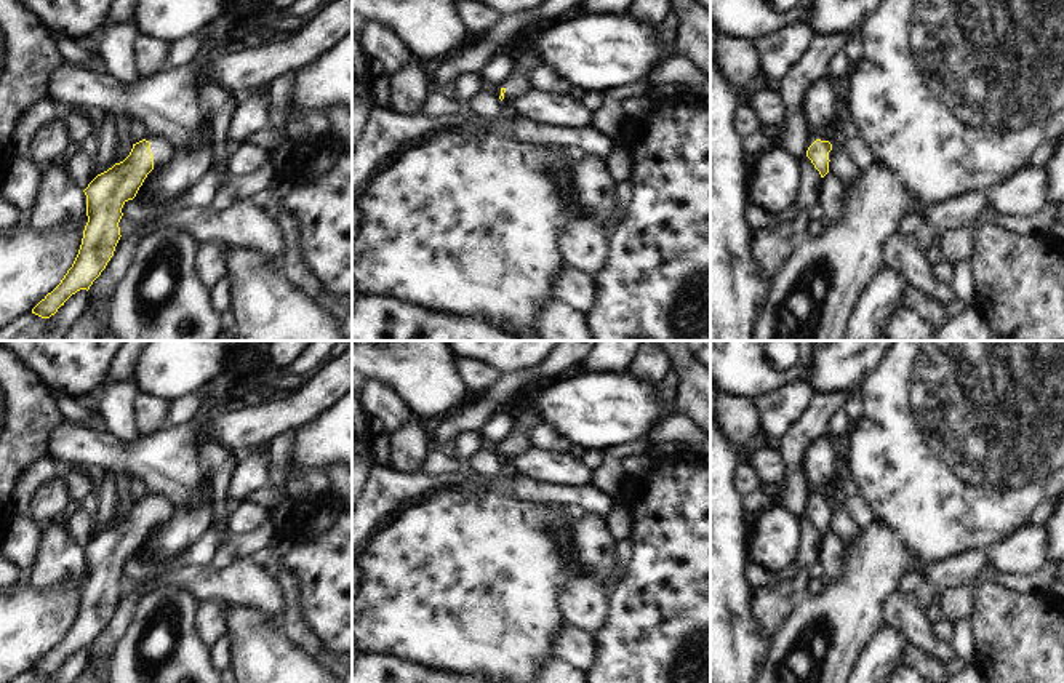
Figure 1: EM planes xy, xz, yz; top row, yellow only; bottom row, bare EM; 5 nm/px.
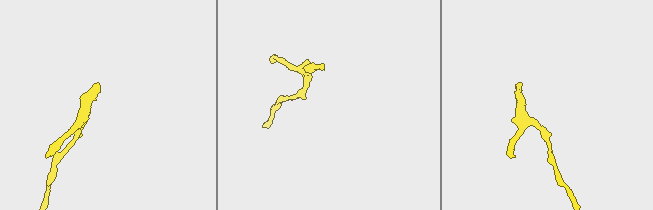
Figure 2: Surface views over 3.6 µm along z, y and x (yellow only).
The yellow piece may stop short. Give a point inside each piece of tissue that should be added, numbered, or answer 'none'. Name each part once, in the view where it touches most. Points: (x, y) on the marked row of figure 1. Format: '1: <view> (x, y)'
1: xy (160, 147)

